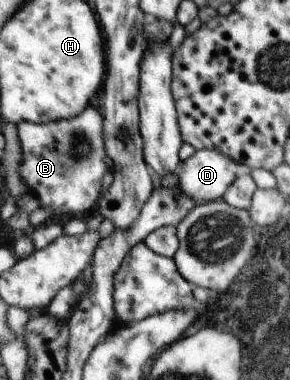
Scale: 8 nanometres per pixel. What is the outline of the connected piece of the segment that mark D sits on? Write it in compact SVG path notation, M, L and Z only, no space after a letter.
M201 149L181 161L178 186L196 204L221 200L237 178L236 163L215 150Z

